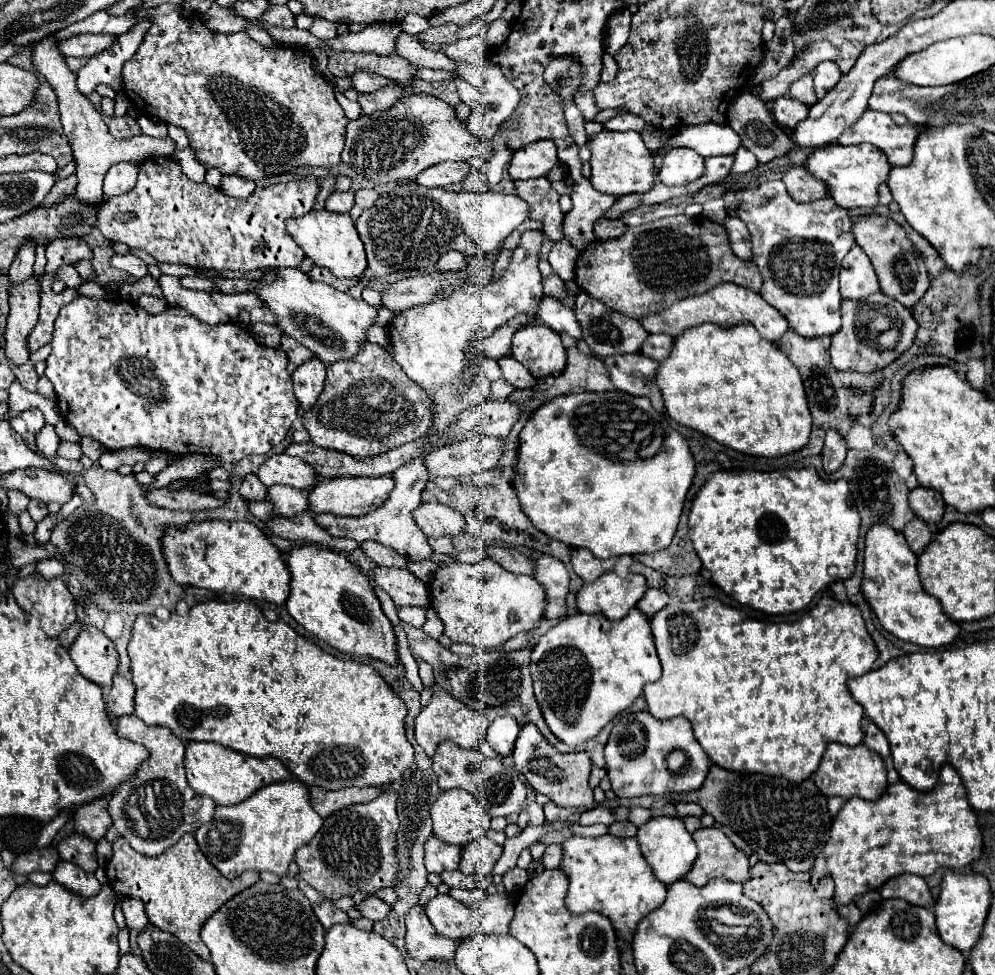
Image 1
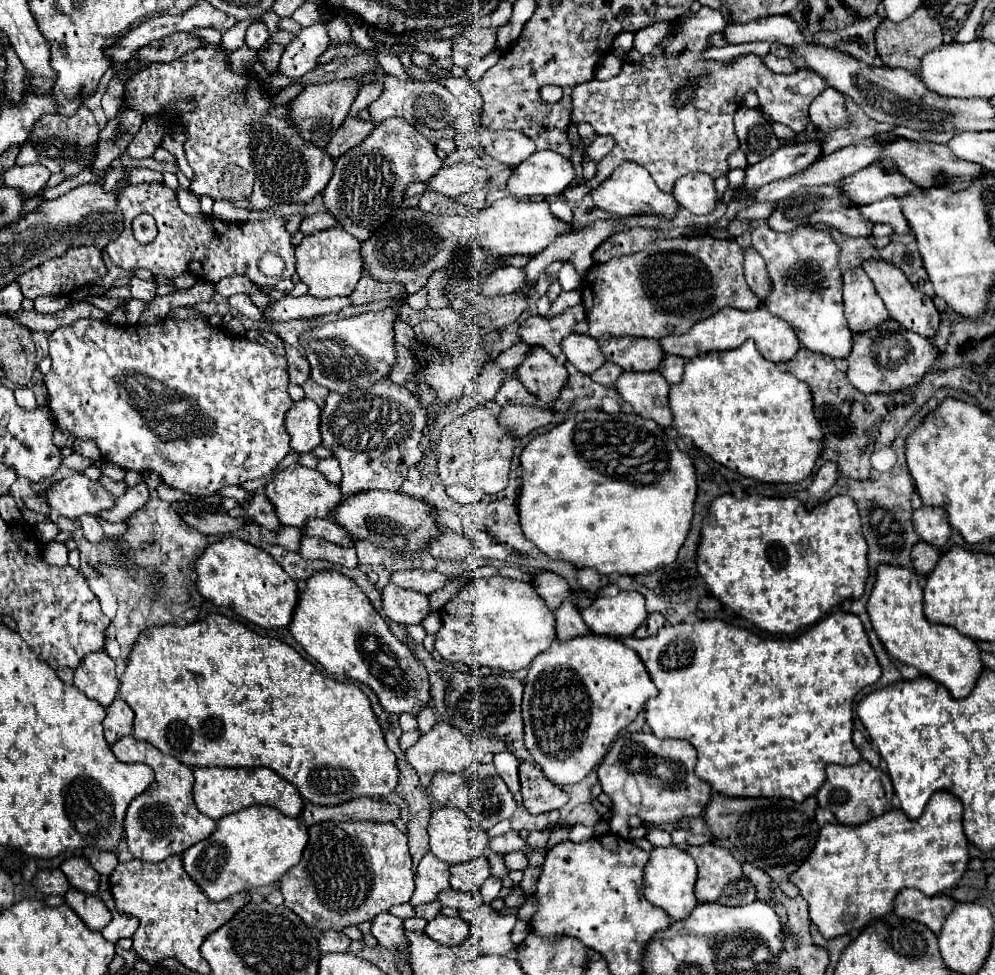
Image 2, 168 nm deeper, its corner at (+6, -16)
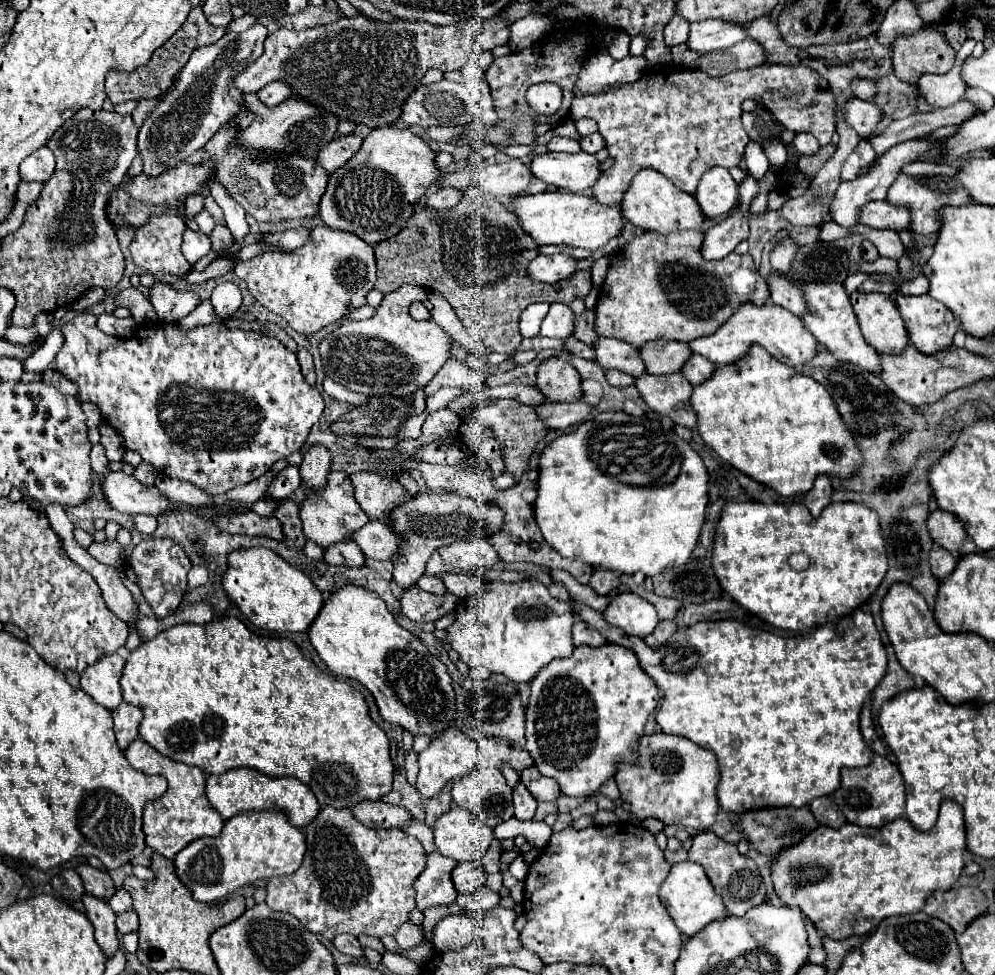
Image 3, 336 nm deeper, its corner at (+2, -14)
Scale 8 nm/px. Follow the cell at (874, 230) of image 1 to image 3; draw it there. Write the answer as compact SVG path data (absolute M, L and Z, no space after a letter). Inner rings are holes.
M895 292L893 294L897 310L905 322L911 344L923 354L935 354L951 346L957 324L951 310L941 302L927 296L909 296Z

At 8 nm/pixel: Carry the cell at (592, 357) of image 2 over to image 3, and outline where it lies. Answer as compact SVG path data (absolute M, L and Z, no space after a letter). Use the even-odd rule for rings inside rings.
M599 336L591 348L595 350L595 362L605 368L605 370L611 370L611 368L617 368L621 372L627 372L631 376L639 376L645 372L645 366L641 362L641 358L637 356L637 348L635 346L629 346L627 342L619 342L615 338L603 338Z

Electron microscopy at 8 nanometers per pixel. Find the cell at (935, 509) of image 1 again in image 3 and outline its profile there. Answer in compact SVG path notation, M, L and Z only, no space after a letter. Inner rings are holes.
M933 510L927 518L927 528L931 538L945 550L949 552L957 552L963 544L965 538L965 528L963 522L959 522L959 518L955 518L955 514L943 512L943 510Z

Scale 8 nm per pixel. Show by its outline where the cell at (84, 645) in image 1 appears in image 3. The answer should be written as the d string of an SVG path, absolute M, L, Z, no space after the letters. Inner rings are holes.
M119 654L103 656L91 664L81 674L81 688L97 702L109 710L115 710L121 704L121 670L125 660Z

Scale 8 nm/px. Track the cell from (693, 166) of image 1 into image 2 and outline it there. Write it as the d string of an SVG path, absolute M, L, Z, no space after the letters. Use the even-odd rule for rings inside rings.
M689 172L679 178L673 196L683 208L697 216L713 212L719 202L719 196L715 192L715 180L705 172Z

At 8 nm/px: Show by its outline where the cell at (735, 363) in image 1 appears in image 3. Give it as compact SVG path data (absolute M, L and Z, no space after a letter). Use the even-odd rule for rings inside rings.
M759 344L751 346L751 350L739 358L739 362L717 366L715 374L711 374L707 382L693 386L691 408L695 408L697 414L697 432L709 448L713 448L727 464L777 490L781 496L809 492L819 474L839 474L841 478L847 478L861 462L855 440L843 426L843 420L829 392L813 378L775 360Z

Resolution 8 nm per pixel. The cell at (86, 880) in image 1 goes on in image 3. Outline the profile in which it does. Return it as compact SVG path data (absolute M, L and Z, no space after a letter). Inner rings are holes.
M85 894L81 898L83 906L85 906L85 914L91 920L91 924L95 926L95 938L99 942L99 946L103 946L105 956L113 956L119 948L119 938L117 938L117 928L115 928L115 912L111 910L111 906L101 900L95 898L91 894Z

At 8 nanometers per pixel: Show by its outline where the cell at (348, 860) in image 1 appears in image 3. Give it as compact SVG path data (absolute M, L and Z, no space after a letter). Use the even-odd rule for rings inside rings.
M325 806L317 818L305 828L307 852L303 864L297 872L289 876L271 878L267 884L267 906L271 910L283 910L299 918L315 934L323 934L333 940L341 932L353 936L369 934L381 938L383 934L393 934L397 926L407 922L407 914L415 908L413 882L425 870L425 850L423 846L401 828L369 828L353 818L353 814L343 808Z

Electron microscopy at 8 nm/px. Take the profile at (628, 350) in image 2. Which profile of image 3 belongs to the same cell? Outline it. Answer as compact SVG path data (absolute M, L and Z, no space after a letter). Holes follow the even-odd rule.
M651 340L639 348L639 358L643 358L645 372L649 374L673 374L679 372L691 350L685 342L671 340Z

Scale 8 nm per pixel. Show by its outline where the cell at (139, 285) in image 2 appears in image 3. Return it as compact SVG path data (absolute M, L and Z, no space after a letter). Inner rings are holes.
M155 282L149 288L149 302L153 304L159 320L163 322L179 322L191 310L199 306L199 296L195 292L179 292L169 284Z

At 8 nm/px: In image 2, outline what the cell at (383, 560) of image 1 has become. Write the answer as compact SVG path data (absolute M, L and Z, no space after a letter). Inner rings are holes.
M403 570L403 572L393 572L391 574L391 582L401 586L401 588L409 588L409 590L417 590L421 594L433 594L435 590L443 588L445 584L451 582L451 578L447 574L441 572L427 572L427 570Z

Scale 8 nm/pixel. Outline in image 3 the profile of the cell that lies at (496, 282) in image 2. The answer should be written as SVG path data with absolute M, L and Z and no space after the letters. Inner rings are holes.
M563 254L537 256L527 264L527 278L533 282L555 284L575 272L575 262L575 258L565 258Z

